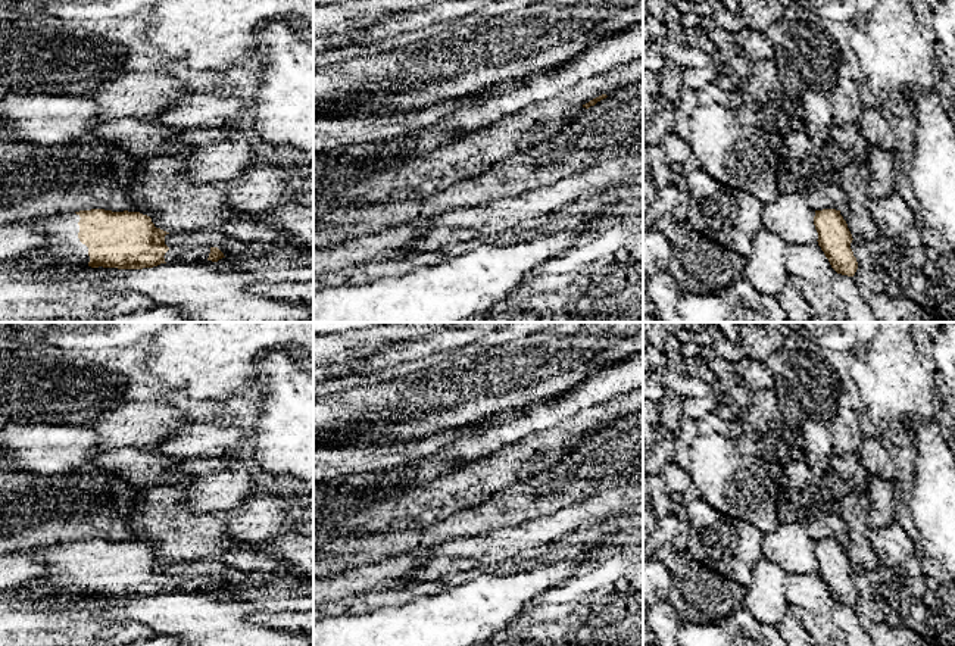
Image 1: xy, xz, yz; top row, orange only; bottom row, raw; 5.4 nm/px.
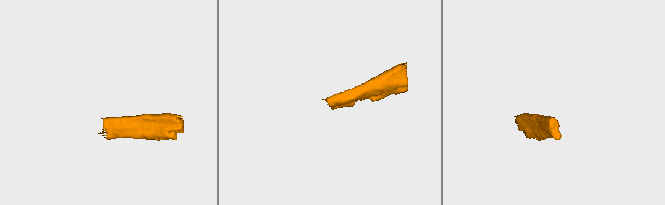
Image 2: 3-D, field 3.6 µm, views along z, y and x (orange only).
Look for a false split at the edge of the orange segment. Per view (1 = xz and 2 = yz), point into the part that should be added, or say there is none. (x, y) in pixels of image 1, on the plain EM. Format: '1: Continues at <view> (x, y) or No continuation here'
1: No continuation here
2: No continuation here

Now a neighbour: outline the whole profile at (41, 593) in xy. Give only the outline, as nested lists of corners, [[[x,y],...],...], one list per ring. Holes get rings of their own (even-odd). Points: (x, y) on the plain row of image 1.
[[[46,586],[0,592],[0,646],[119,646],[149,639],[138,622],[69,617],[72,611],[106,612],[119,600],[87,594],[60,602]]]

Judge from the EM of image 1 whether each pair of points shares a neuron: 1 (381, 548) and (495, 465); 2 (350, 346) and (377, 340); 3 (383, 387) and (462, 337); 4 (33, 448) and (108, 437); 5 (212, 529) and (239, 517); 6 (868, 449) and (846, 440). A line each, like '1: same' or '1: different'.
1: different
2: same
3: different
4: different
5: different
6: different

